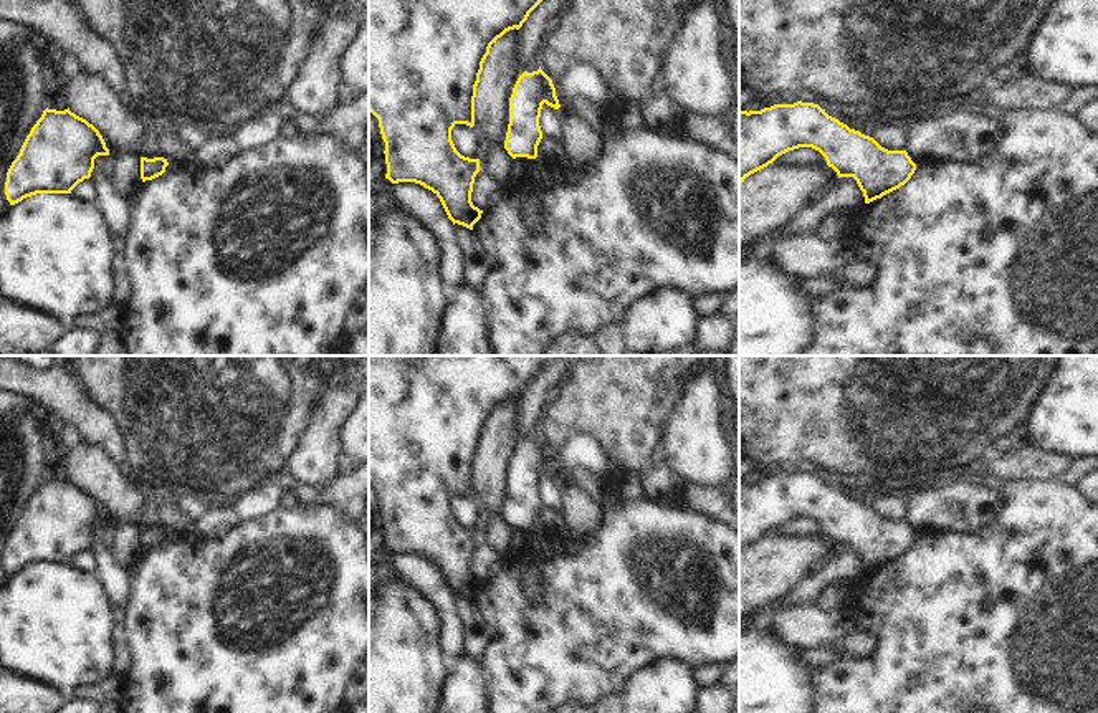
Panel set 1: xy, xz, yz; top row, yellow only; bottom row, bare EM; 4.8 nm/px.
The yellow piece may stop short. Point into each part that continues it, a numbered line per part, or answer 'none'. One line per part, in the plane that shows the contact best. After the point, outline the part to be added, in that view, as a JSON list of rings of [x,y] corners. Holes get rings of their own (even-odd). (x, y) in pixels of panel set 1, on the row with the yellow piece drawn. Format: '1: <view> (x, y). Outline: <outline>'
none.

